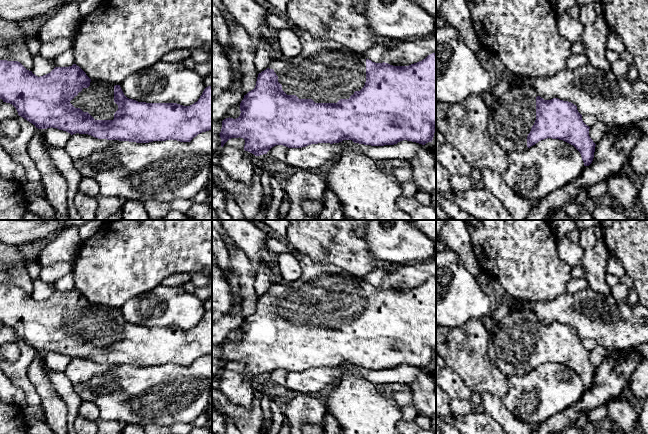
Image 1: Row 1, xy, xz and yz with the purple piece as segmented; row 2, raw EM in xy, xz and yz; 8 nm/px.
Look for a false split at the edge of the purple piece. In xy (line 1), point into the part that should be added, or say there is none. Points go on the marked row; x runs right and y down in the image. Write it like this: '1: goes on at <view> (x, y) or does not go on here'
1: goes on at xy (98, 99)

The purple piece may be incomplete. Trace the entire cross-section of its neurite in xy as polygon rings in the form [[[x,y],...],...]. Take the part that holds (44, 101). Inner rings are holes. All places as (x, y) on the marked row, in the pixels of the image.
[[[0,60],[0,99],[12,104],[18,115],[38,129],[57,128],[71,135],[88,134],[98,139],[149,143],[177,140],[190,142],[202,132],[212,130],[212,85],[204,89],[197,102],[190,106],[177,103],[146,103],[127,98],[120,85],[91,80],[76,64],[55,67],[50,73],[36,76],[18,61]]]

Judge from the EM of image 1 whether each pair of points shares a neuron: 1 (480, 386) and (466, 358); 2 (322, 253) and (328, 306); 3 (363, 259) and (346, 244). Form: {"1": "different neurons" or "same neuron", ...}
{"1": "same neuron", "2": "different neurons", "3": "same neuron"}

